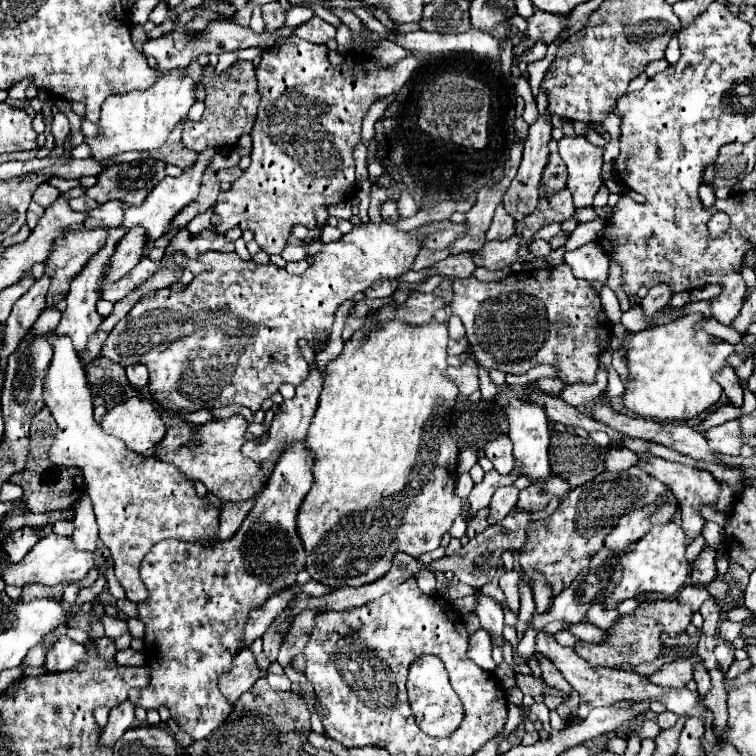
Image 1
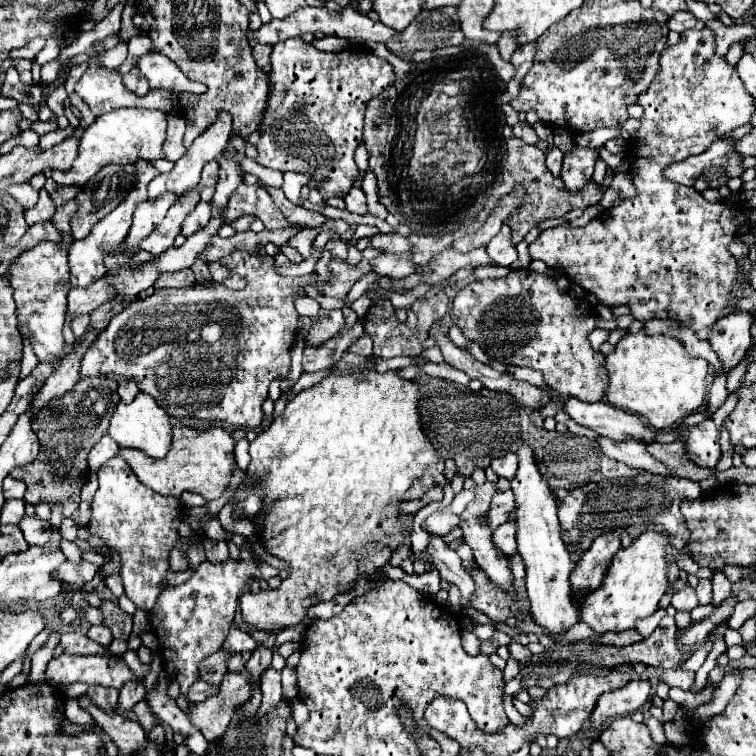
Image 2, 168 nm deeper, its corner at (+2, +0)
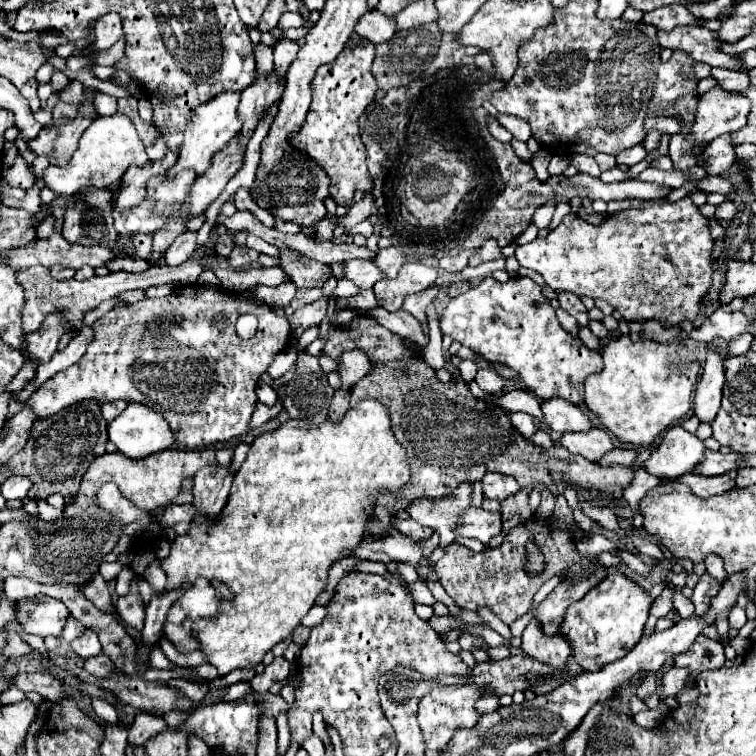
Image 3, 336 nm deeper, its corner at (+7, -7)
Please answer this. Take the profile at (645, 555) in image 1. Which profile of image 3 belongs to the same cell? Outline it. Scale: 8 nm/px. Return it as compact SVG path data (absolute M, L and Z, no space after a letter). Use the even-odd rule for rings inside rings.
M611 569L609 575L597 583L585 597L573 603L563 617L559 635L571 645L571 655L583 671L597 671L607 663L613 663L629 653L643 637L643 629L649 617L649 593L643 591L635 581Z

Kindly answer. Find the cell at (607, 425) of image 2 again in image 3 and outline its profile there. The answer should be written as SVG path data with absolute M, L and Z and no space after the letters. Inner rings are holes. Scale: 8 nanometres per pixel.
M563 399L543 401L541 411L543 411L543 421L551 427L551 431L557 431L557 433L587 431L593 427L577 405Z

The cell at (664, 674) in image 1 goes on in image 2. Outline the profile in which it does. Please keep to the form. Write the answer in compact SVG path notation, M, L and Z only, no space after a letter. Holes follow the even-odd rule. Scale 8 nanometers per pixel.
M628 682L626 686L618 688L618 690L612 690L612 692L606 692L602 694L602 698L598 698L596 702L596 708L592 712L592 732L590 732L590 738L594 740L600 726L614 718L614 716L626 716L634 710L638 710L646 700L650 698L650 682Z

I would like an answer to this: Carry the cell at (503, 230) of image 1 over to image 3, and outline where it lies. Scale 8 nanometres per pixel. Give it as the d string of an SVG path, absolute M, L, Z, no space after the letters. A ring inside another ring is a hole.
M487 239L479 247L479 251L469 259L469 267L477 267L483 261L493 261L493 259L499 259L499 257L501 257L501 247L497 245L495 239Z

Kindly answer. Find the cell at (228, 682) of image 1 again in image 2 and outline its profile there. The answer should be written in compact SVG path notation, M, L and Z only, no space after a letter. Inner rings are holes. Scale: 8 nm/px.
M198 680L198 682L194 682L194 686L190 686L188 700L198 704L198 702L204 702L206 698L210 698L210 696L216 696L218 692L220 692L220 684L210 684L210 682Z

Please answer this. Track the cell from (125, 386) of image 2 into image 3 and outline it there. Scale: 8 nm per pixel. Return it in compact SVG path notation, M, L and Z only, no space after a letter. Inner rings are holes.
M113 401L113 403L103 403L101 405L101 415L105 417L105 421L113 421L123 409L127 407L125 401Z

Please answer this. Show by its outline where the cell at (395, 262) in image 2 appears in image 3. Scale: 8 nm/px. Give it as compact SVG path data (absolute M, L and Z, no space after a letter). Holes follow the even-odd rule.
M363 259L345 261L343 263L343 275L349 281L353 281L359 289L371 289L377 281L385 279L373 261L363 261Z

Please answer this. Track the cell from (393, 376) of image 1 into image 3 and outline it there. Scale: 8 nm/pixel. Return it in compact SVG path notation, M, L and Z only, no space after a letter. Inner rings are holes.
M361 401L359 405L351 407L347 413L345 413L345 419L341 423L329 423L325 421L323 425L319 425L317 429L301 429L301 427L295 427L293 421L287 421L283 423L277 431L271 431L271 433L265 433L261 437L257 437L251 445L251 451L247 453L247 459L243 461L235 481L233 481L233 487L231 487L231 493L229 493L229 501L225 503L225 509L221 511L221 517L217 517L217 521L209 521L209 517L201 517L201 513L197 513L193 517L193 521L189 523L189 529L185 535L177 535L173 545L171 545L171 553L161 559L161 569L165 571L167 575L167 585L163 591L157 591L153 587L147 587L147 589L139 589L141 597L143 597L143 603L147 605L151 601L151 597L157 597L161 593L169 593L173 589L189 589L189 585L193 585L199 577L205 577L207 581L219 581L223 585L229 587L231 591L231 601L219 597L219 611L215 617L211 619L197 619L191 627L191 633L193 637L197 637L199 641L199 649L203 651L205 655L205 661L209 665L213 665L217 669L217 677L225 677L227 673L231 673L233 669L255 669L255 665L259 665L263 661L263 655L273 647L277 645L279 641L291 637L291 633L295 631L295 627L301 623L301 619L305 617L305 613L311 609L315 597L323 591L327 585L328 571L331 565L341 557L341 551L345 547L355 547L359 541L361 541L361 531L367 523L367 519L363 517L363 511L369 509L369 495L377 497L379 493L387 491L387 493L395 493L399 491L405 483L409 481L409 461L407 461L407 453L405 449L395 441L393 433L391 433L391 421L389 421L389 413L383 405L379 405L377 401Z

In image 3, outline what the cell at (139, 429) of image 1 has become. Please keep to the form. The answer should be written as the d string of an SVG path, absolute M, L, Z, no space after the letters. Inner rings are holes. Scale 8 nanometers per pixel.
M129 403L127 409L109 423L109 441L113 441L123 455L143 459L173 447L175 435L161 413L145 405Z

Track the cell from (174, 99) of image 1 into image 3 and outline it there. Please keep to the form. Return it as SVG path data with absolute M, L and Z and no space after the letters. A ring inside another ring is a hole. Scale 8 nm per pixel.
M115 113L109 117L97 117L91 123L91 127L83 133L79 141L79 149L73 153L67 167L49 165L43 171L43 181L55 195L71 195L71 193L79 193L85 187L103 189L103 187L117 185L123 173L131 165L145 165L145 163L149 163L149 157L145 153L145 145L137 135L137 129L133 129L129 117Z

